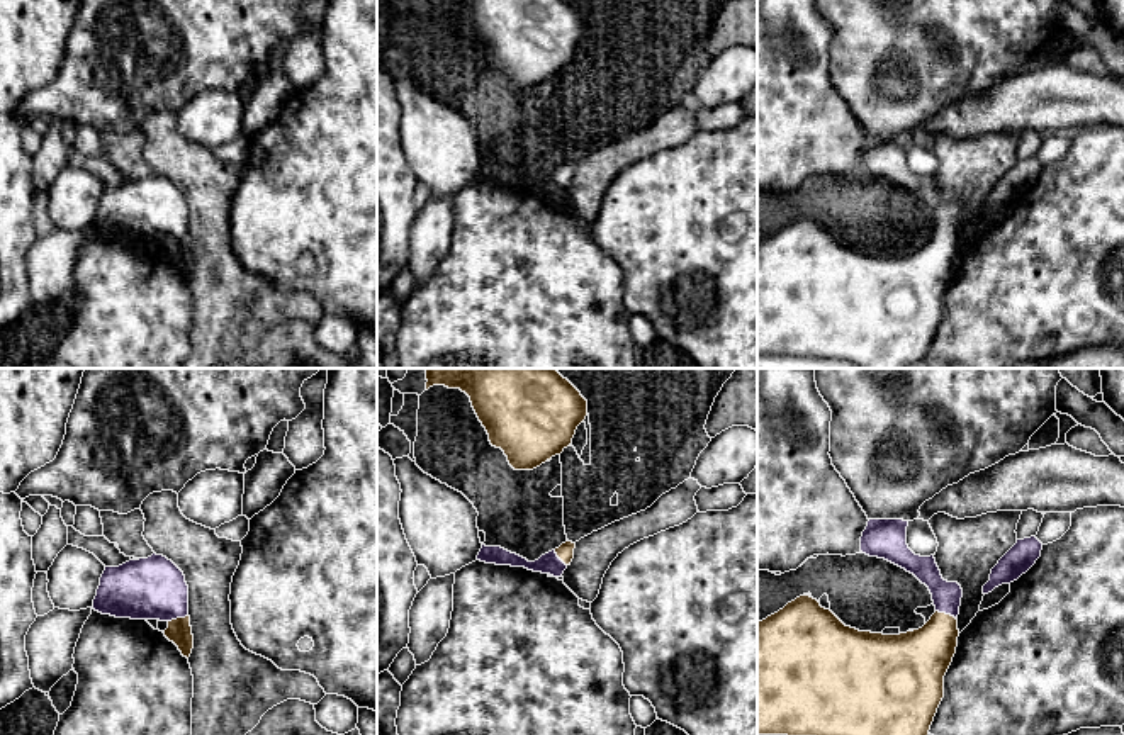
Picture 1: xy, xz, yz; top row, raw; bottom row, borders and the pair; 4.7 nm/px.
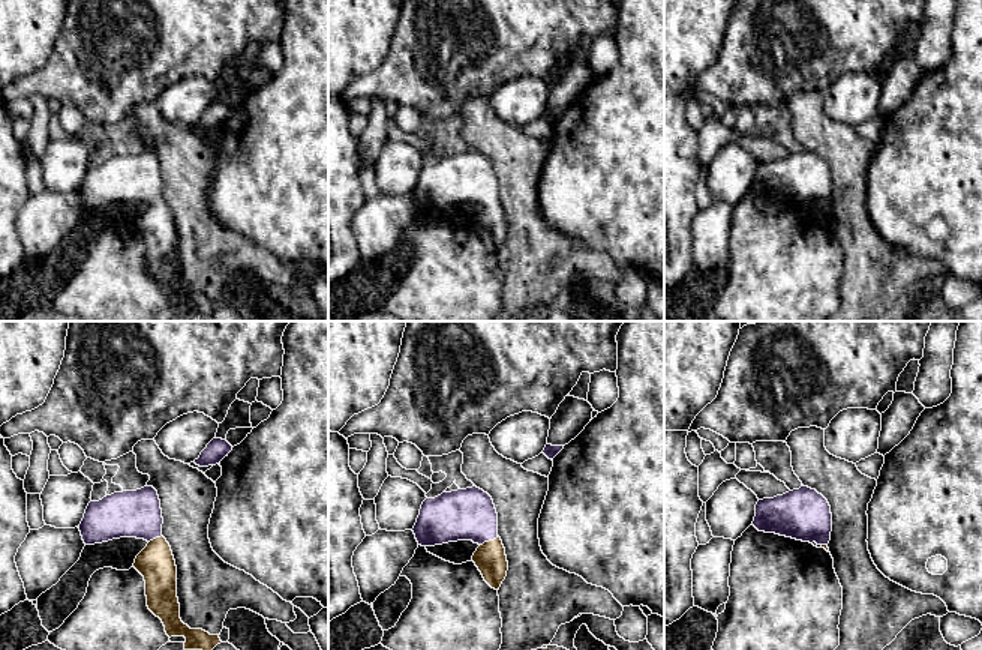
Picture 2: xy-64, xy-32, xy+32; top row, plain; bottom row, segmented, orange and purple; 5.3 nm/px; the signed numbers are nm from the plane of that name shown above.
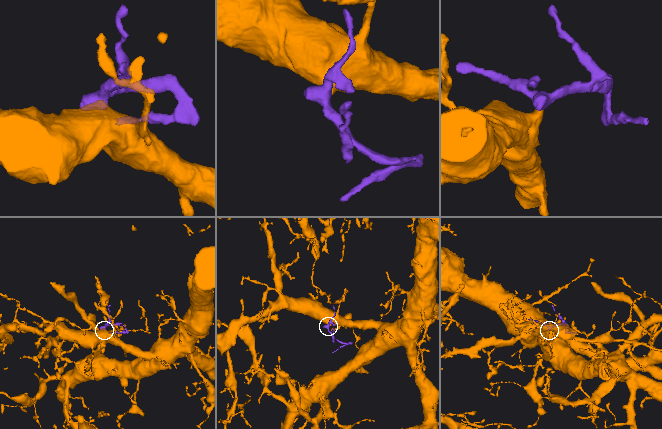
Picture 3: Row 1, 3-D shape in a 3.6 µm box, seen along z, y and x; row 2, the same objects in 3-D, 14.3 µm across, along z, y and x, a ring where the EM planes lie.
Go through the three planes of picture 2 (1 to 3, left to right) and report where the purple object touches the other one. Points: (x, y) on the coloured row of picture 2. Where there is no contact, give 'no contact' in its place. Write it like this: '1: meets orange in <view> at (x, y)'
1: meets orange in xy-64 at (156, 538)
2: meets orange in xy-32 at (489, 541)
3: meets orange in xy+32 at (825, 545)

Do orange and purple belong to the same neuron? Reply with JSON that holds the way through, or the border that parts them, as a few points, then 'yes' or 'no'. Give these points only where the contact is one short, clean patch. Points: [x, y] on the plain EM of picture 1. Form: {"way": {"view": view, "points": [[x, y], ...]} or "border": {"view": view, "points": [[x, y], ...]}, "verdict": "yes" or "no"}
{"way": {"view": "xy", "points": [[179, 250], [177, 238], [175, 230], [153, 207]]}, "verdict": "yes"}

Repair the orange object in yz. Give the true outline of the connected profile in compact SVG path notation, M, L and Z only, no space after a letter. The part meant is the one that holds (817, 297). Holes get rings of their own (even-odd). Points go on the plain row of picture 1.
M869 139L861 156L861 171L885 178L925 204L936 233L919 250L883 255L846 246L830 229L810 216L800 216L757 243L757 355L788 355L847 360L861 368L910 368L927 358L944 317L944 295L958 267L958 234L963 209L942 199L934 175L915 175L907 165L903 139Z

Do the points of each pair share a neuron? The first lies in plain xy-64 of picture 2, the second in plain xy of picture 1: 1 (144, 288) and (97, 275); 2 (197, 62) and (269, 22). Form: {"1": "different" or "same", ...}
{"1": "same", "2": "same"}

